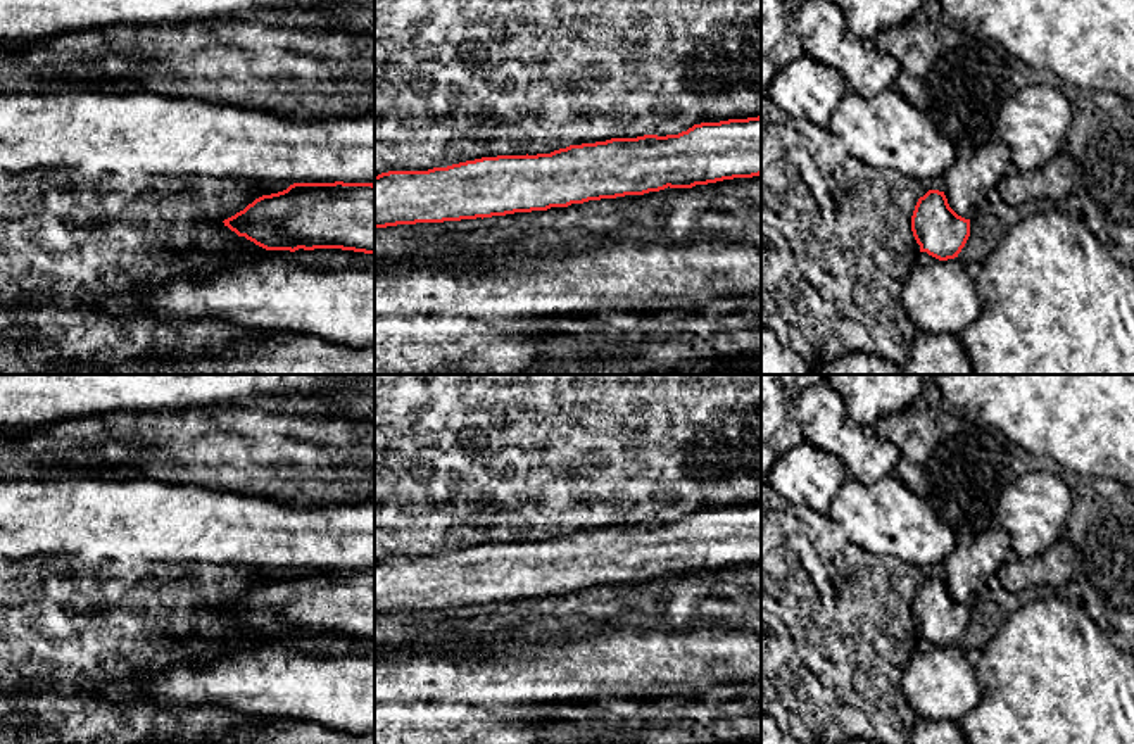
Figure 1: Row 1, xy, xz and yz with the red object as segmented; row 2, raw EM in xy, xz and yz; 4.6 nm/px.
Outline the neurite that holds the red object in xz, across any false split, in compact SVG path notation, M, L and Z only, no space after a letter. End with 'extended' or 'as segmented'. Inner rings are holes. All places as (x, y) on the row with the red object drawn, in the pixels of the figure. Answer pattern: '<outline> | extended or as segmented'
M761 116L701 123L678 135L611 138L551 154L482 157L428 171L381 173L375 176L375 228L547 211L759 174Z | as segmented

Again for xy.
M293 183L255 199L223 223L266 250L375 254L375 185Z | as segmented

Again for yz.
M929 190L915 205L911 231L920 252L948 261L958 257L965 247L970 236L970 219L949 207L944 192Z | as segmented

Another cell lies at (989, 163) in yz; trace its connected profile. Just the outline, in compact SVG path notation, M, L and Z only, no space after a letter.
M999 140L986 143L968 159L958 157L942 176L949 207L958 216L973 219L1010 167L1011 152Z

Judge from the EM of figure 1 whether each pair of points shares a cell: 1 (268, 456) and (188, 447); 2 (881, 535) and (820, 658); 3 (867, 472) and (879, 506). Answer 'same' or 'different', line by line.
1: same
2: different
3: different

